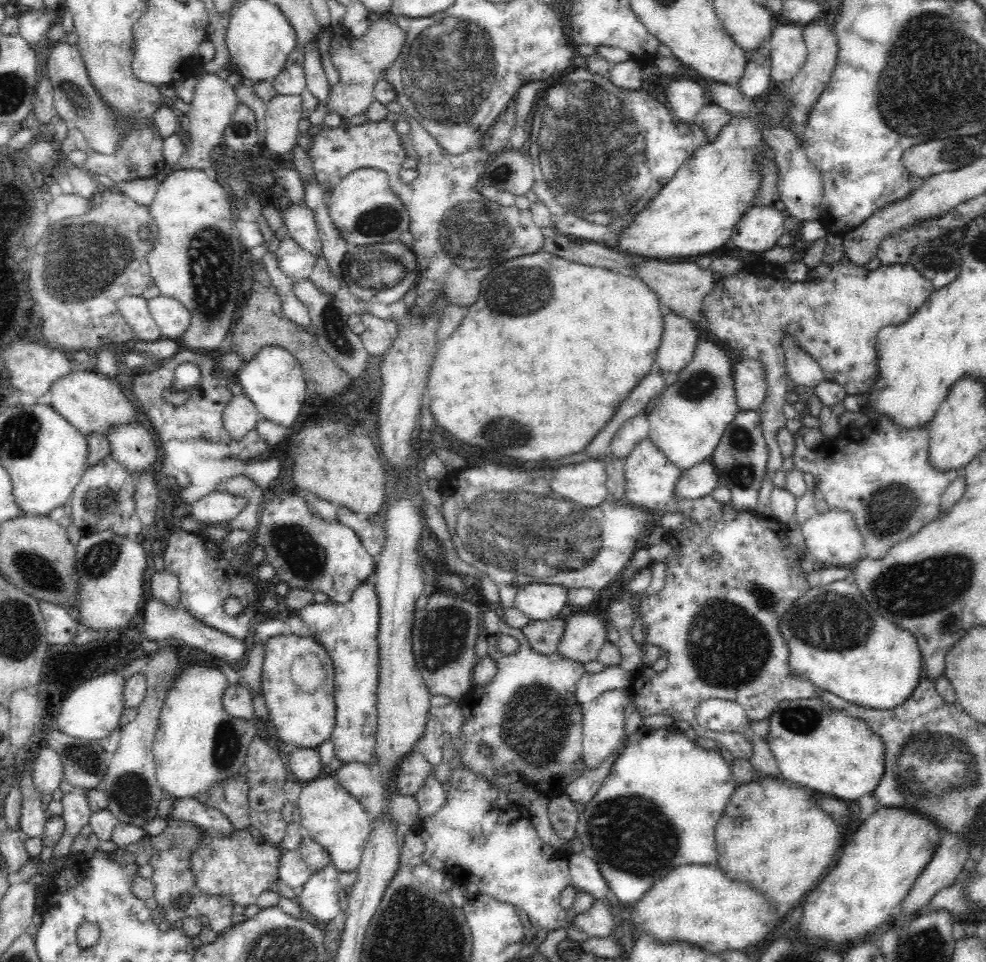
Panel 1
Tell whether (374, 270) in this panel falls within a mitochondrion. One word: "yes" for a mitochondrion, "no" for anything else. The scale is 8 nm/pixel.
yes

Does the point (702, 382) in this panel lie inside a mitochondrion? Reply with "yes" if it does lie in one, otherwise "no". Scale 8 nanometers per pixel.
yes

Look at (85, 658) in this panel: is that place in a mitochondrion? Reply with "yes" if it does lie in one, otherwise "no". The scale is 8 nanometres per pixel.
no

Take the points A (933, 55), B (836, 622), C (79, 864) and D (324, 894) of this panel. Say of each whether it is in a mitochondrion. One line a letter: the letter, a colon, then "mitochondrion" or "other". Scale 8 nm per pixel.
A: mitochondrion
B: mitochondrion
C: other
D: other

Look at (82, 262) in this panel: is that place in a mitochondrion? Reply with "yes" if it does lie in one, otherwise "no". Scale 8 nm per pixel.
yes

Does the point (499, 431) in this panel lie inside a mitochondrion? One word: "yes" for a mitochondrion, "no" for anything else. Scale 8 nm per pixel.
yes

